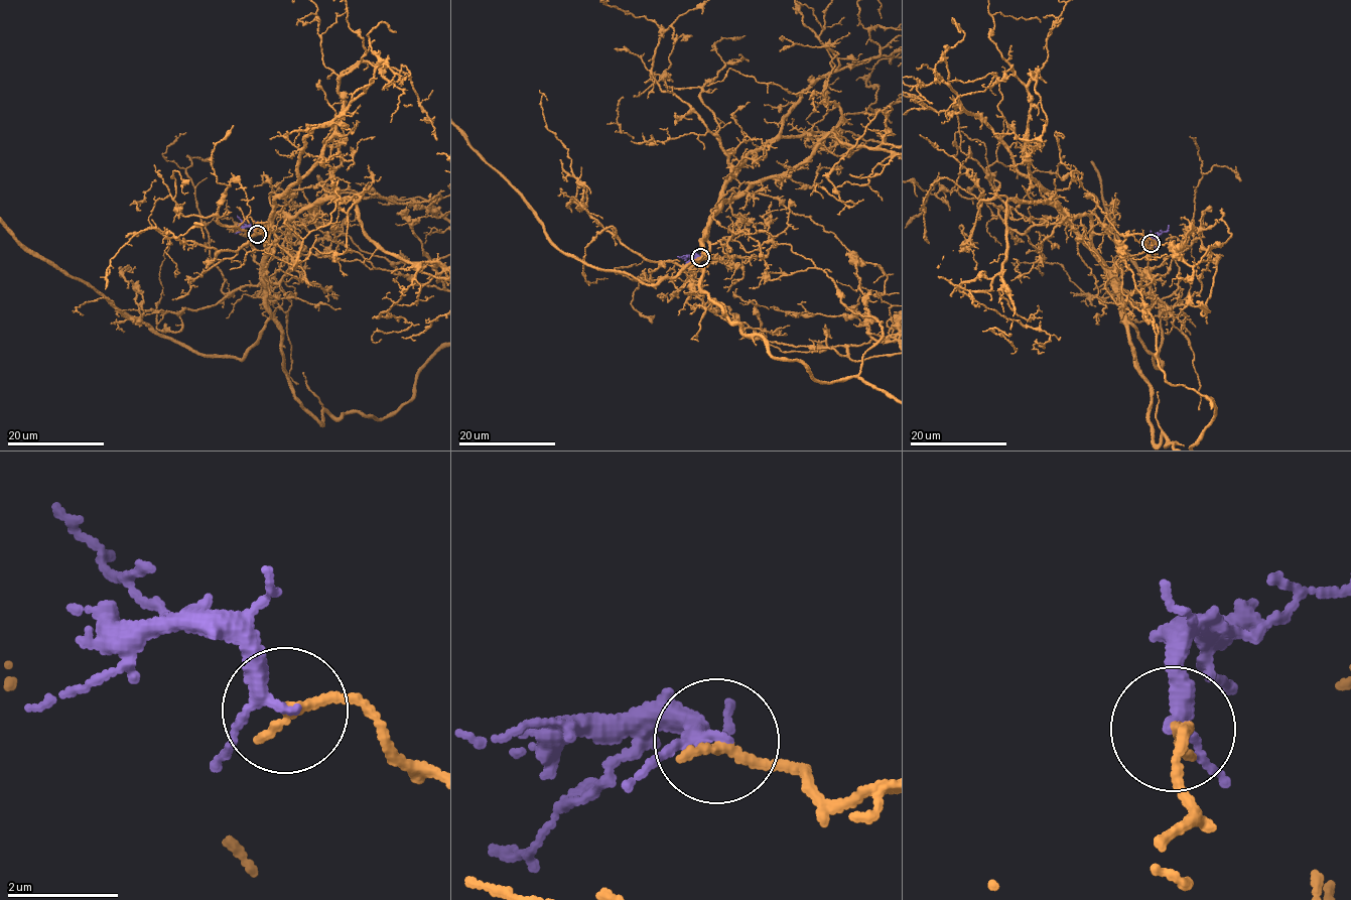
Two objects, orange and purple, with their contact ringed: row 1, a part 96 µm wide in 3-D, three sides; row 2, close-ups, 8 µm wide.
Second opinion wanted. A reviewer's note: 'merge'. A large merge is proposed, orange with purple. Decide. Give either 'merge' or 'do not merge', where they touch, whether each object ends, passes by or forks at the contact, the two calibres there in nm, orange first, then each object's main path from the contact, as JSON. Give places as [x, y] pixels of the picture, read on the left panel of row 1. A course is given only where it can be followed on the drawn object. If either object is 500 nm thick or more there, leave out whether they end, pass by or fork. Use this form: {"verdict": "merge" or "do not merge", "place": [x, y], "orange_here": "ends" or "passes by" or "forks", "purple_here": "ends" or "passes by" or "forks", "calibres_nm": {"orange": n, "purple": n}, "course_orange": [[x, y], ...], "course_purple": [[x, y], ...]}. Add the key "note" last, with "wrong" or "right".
{"verdict": "merge", "place": [257, 234], "orange_here": "ends", "purple_here": "passes by", "calibres_nm": {"orange": 200, "purple": 240}, "course_orange": [[257, 233], [287, 255], [266, 286], [271, 317], [241, 360], [196, 354], [42, 261]], "course_purple": [[257, 233], [237, 216]], "note": "right"}

